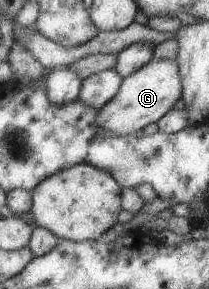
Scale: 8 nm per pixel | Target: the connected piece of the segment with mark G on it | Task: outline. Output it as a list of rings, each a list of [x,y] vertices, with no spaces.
[[[152,58],[140,69],[121,79],[117,92],[95,115],[96,125],[104,131],[124,137],[144,129],[149,123],[160,119],[180,97],[181,81],[177,63],[174,60],[155,60]]]

